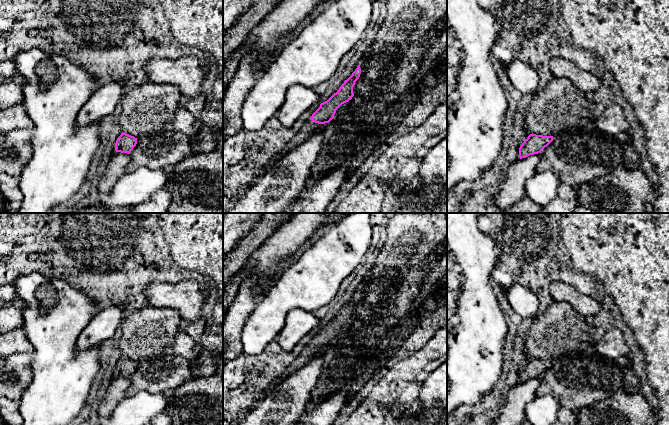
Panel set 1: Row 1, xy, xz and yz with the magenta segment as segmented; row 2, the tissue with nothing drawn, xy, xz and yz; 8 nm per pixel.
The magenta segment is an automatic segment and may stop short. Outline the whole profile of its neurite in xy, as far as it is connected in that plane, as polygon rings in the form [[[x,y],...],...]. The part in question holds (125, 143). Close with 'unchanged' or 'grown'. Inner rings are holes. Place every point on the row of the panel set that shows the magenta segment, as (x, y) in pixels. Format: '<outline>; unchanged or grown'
[[[124,132],[117,138],[115,151],[129,154],[137,144],[137,138]]]; unchanged

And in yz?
[[[530,134],[519,148],[519,158],[540,153],[553,141],[553,136]]]; unchanged

